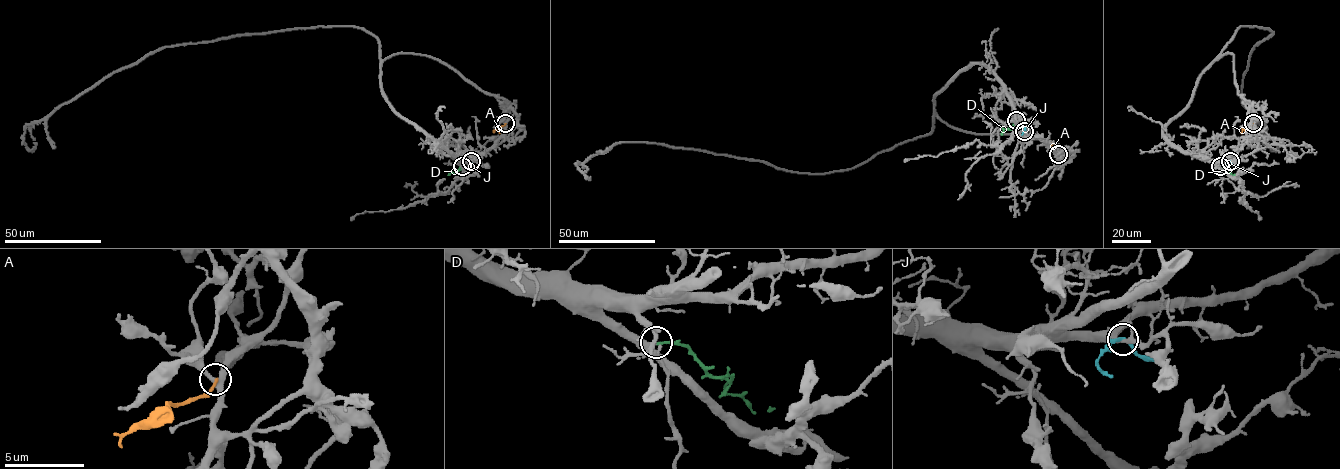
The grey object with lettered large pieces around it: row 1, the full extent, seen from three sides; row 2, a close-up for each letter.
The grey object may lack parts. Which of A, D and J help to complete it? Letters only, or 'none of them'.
D

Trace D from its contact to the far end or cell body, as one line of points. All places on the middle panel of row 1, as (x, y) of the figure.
D: (1016, 120), (1010, 129), (1004, 128), (1002, 135)

